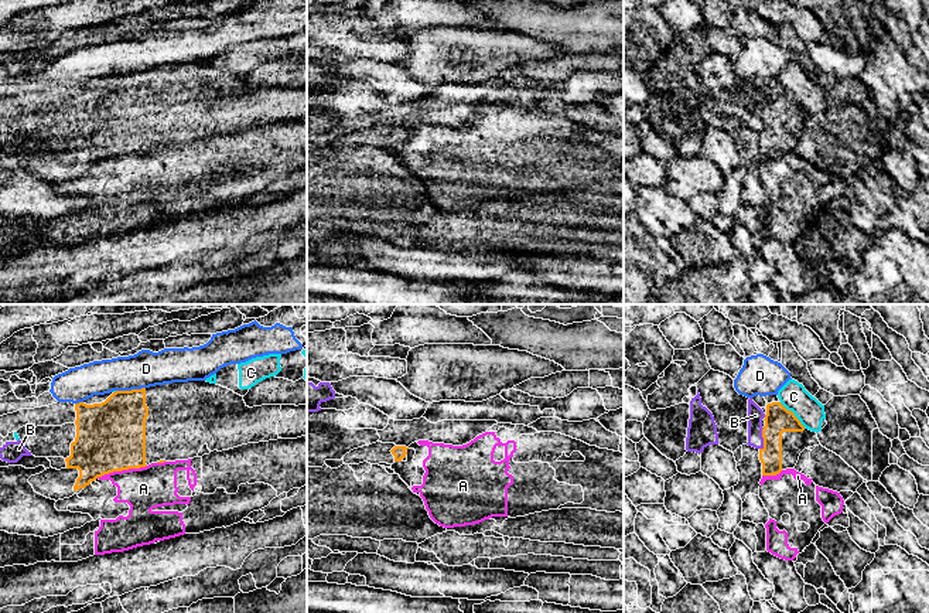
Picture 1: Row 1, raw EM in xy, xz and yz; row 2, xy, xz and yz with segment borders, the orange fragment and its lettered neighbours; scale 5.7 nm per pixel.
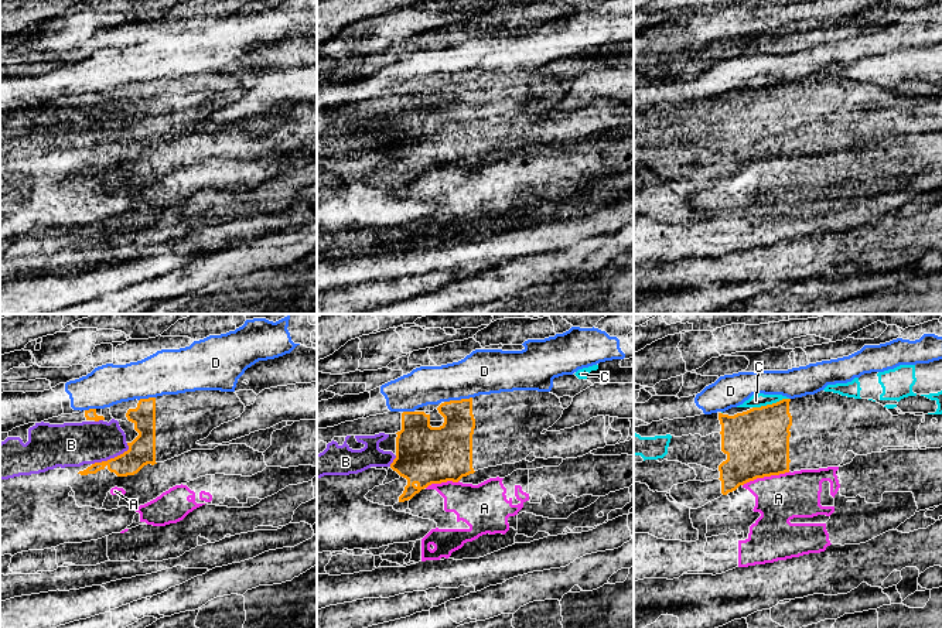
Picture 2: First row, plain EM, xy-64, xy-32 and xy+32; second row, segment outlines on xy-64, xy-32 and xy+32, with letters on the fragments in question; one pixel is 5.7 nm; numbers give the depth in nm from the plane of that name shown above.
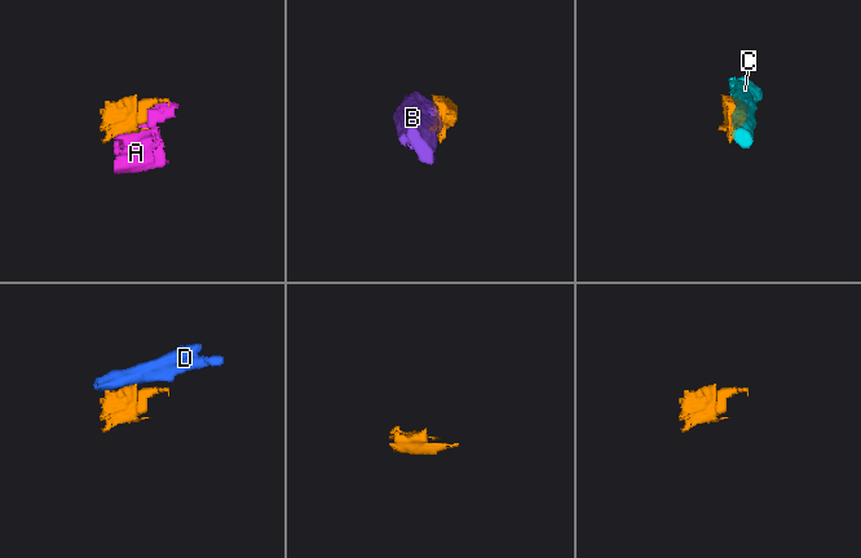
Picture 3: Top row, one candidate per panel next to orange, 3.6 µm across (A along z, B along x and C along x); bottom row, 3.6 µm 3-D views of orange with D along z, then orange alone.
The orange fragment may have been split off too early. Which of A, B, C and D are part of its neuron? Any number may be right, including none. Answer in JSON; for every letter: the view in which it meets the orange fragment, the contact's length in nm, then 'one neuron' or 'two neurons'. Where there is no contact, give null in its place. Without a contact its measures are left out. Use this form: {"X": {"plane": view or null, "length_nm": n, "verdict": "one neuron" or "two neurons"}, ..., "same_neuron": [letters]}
{"A": {"plane": "xy", "length_nm": 300, "verdict": "two neurons"}, "B": {"plane": "yz", "length_nm": 130, "verdict": "two neurons"}, "C": {"plane": "yz", "length_nm": 220, "verdict": "two neurons"}, "D": {"plane": "xy", "length_nm": 170, "verdict": "two neurons"}, "same_neuron": []}

